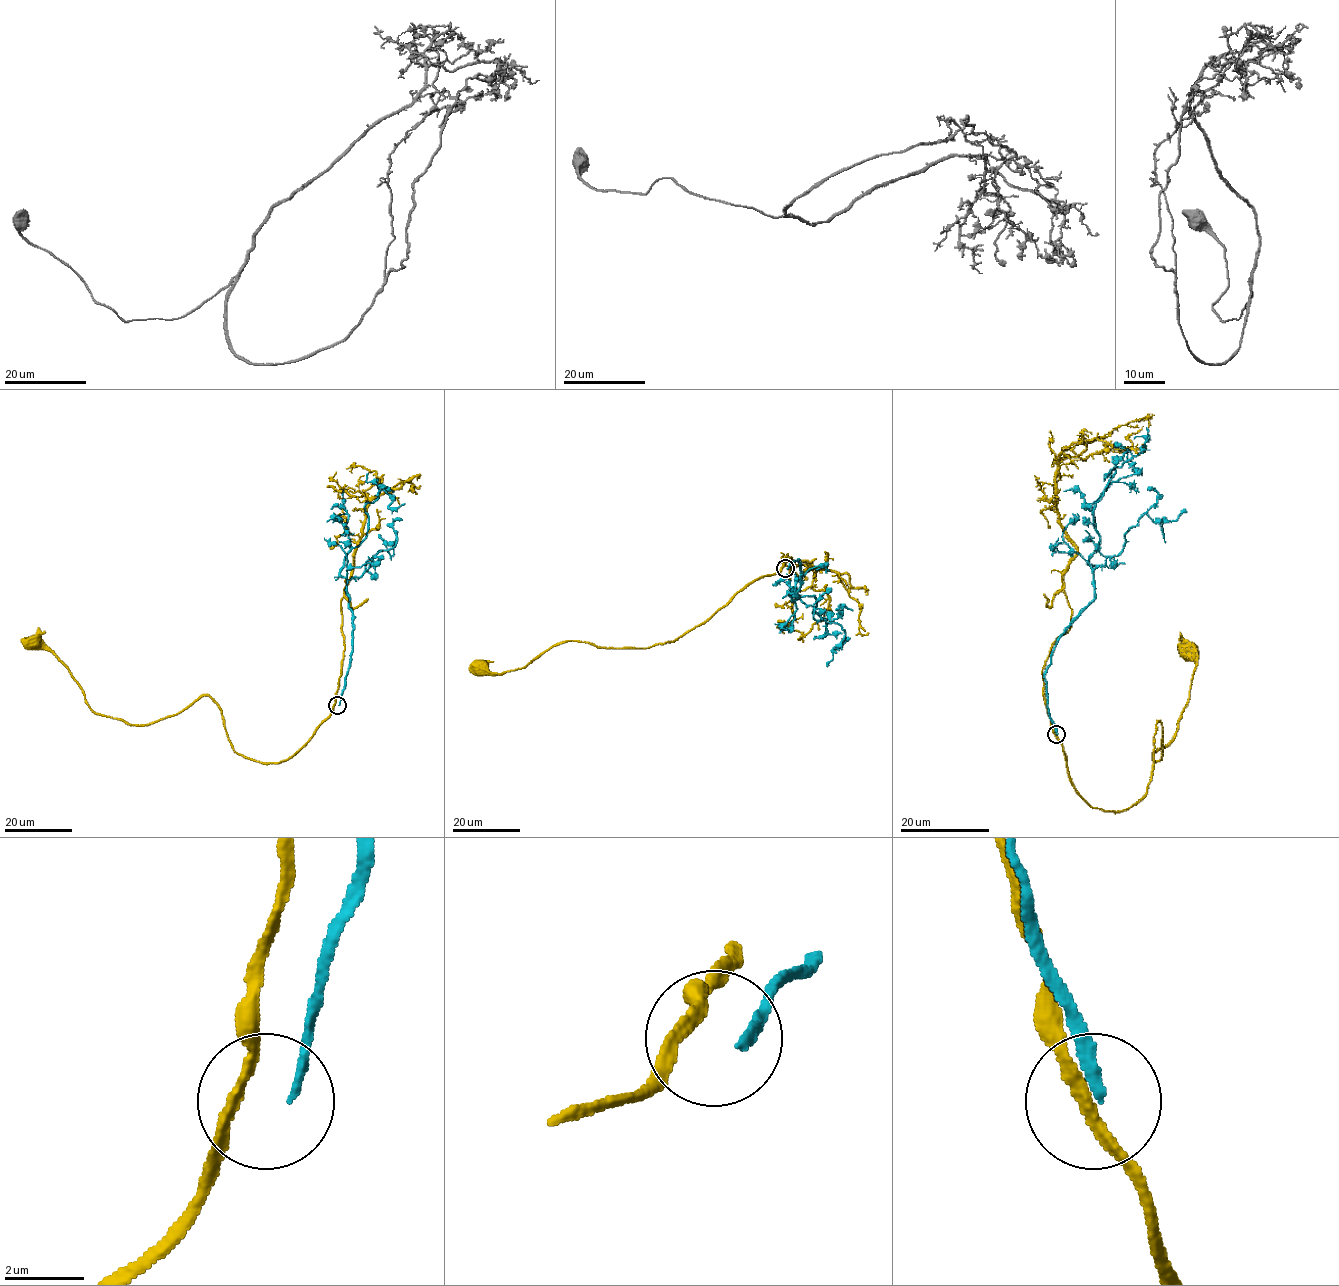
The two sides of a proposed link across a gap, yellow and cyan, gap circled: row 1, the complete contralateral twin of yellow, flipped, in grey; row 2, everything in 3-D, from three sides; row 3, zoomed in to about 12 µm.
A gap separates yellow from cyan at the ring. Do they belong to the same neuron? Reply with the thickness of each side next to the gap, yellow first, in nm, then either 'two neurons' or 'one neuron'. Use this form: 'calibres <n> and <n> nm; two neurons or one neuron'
calibres 280 and 200 nm; two neurons

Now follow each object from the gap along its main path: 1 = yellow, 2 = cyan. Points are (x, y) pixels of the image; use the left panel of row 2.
1: (335, 705), (289, 759), (261, 763), (234, 750), (207, 695), (125, 724), (94, 712), (35, 642)
2: (338, 705), (354, 626), (340, 570), (365, 537), (365, 506), (383, 490), (389, 508), (404, 503)

